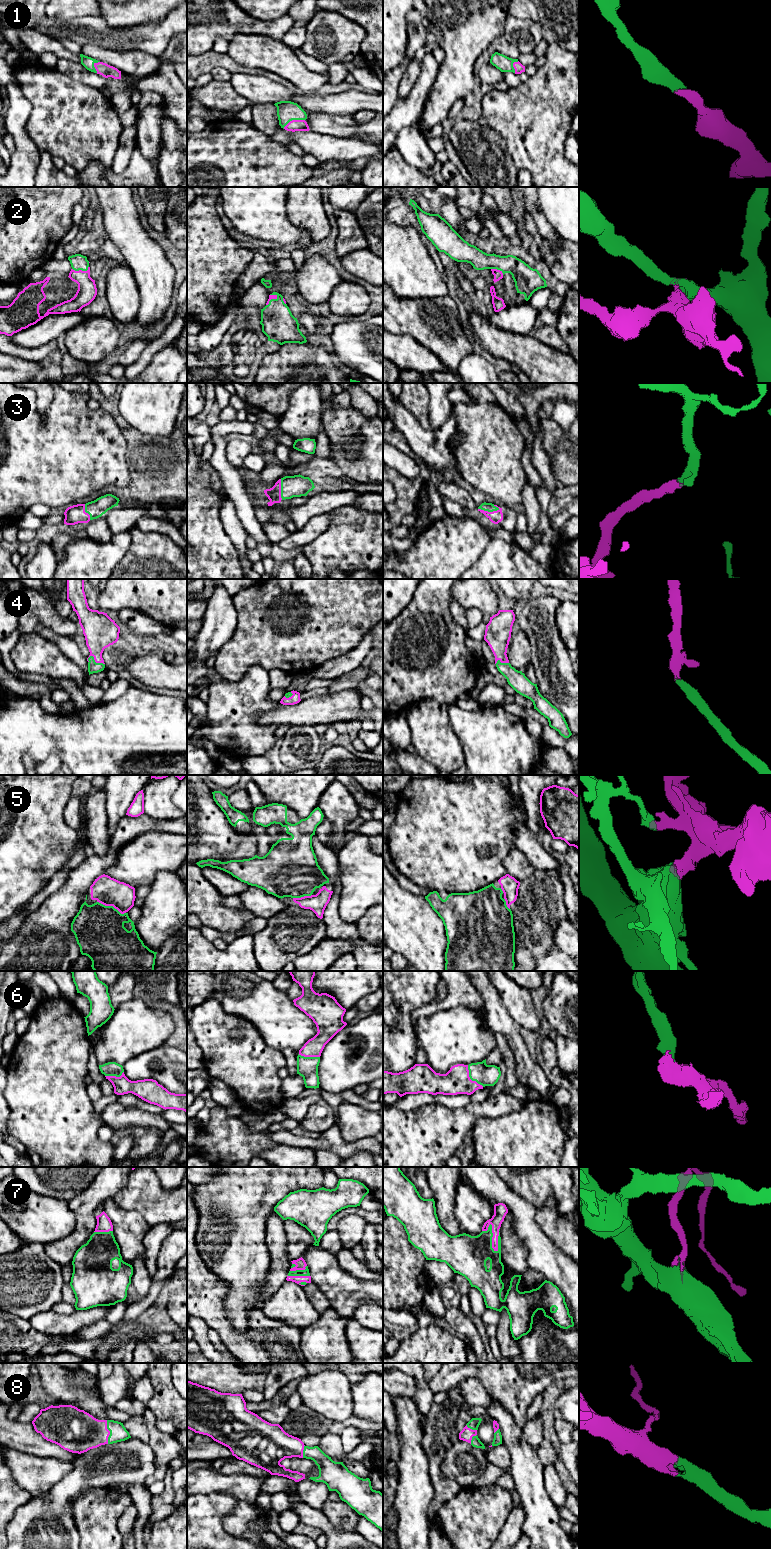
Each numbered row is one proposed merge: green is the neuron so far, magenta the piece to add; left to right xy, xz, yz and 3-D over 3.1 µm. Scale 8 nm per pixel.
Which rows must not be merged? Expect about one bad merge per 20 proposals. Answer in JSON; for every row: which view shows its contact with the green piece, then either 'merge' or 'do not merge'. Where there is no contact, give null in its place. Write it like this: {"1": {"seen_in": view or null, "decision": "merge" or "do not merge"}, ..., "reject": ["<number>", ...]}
{"1": {"seen_in": "xz", "decision": "merge"}, "2": {"seen_in": "xy", "decision": "merge"}, "3": {"seen_in": "yz", "decision": "merge"}, "4": {"seen_in": "xy", "decision": "merge"}, "5": {"seen_in": "xy", "decision": "merge"}, "6": {"seen_in": "yz", "decision": "merge"}, "7": {"seen_in": "yz", "decision": "merge"}, "8": {"seen_in": "xy", "decision": "merge"}, "reject": []}

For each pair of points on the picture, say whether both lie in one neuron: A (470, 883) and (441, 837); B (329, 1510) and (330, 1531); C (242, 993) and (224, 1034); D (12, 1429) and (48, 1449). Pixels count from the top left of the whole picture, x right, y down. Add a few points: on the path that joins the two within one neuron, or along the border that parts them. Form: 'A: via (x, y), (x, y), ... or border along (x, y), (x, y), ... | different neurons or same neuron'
A: via (468, 872), (444, 848) | same neuron
B: border along (321, 1510), (335, 1528), (352, 1532) | different neurons
C: border along (216, 998), (225, 1011), (243, 1017), (254, 1025) | different neurons
D: via (21, 1437), (39, 1446) | same neuron

